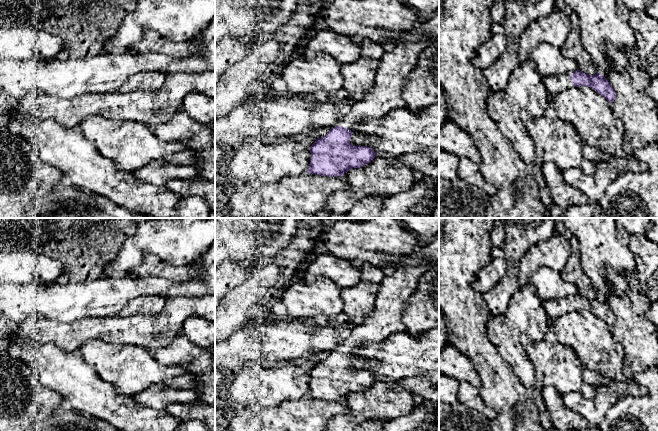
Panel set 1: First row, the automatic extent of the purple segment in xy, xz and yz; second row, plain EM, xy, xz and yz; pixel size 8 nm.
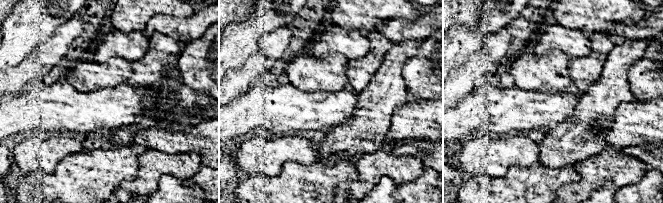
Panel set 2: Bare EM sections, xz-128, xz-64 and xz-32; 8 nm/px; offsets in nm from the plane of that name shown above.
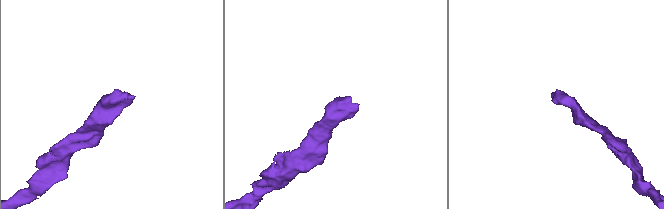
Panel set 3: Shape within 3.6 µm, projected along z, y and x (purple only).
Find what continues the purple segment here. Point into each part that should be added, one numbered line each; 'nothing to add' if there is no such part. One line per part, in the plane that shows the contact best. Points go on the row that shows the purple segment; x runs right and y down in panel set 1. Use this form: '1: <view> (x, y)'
1: yz (554, 84)

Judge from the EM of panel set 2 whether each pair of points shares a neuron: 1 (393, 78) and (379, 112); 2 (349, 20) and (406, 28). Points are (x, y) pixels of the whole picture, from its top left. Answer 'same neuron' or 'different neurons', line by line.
1: same neuron
2: different neurons

